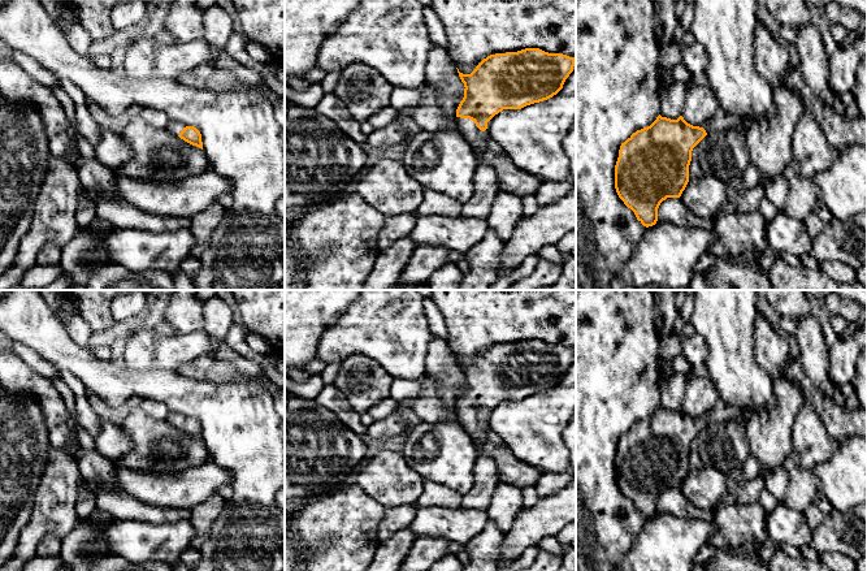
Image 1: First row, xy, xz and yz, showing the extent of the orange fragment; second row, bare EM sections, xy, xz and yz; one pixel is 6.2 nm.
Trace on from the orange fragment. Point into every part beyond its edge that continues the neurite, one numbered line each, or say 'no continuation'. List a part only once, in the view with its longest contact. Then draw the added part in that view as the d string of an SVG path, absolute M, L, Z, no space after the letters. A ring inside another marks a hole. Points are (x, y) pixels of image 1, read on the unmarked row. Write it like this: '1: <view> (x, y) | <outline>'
1: xz (485, 474) | M456 408L459 423L473 440L477 459L473 468L473 485L463 496L461 509L487 510L494 489L499 484L498 468L493 458L482 451L487 438L486 421L480 421L474 412Z

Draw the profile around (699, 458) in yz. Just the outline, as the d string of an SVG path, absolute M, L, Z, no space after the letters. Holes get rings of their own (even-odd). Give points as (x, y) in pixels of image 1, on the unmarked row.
M737 421L707 425L692 442L689 472L714 466L725 475L740 470L750 457L745 428Z

